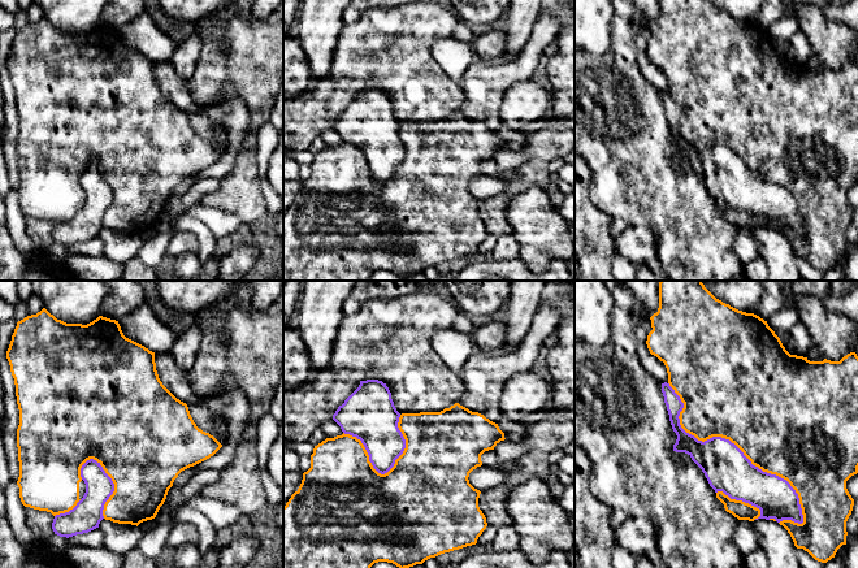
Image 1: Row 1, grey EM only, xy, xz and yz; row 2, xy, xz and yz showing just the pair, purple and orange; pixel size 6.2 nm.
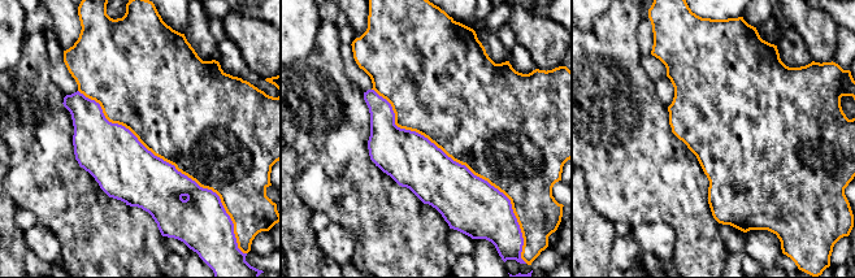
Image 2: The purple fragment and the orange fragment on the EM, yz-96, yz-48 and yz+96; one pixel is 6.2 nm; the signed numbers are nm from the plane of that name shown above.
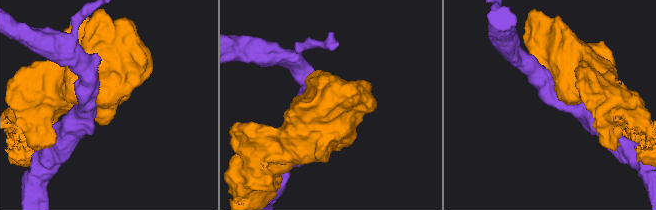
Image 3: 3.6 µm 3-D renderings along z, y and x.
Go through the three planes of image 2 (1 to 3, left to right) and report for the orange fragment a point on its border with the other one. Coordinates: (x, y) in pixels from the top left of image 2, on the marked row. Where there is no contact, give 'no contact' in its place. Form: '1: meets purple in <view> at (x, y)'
1: meets purple in yz-96 at (174, 166)
2: meets purple in yz-48 at (464, 165)
3: no contact

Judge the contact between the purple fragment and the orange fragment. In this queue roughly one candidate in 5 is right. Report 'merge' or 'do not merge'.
do not merge

